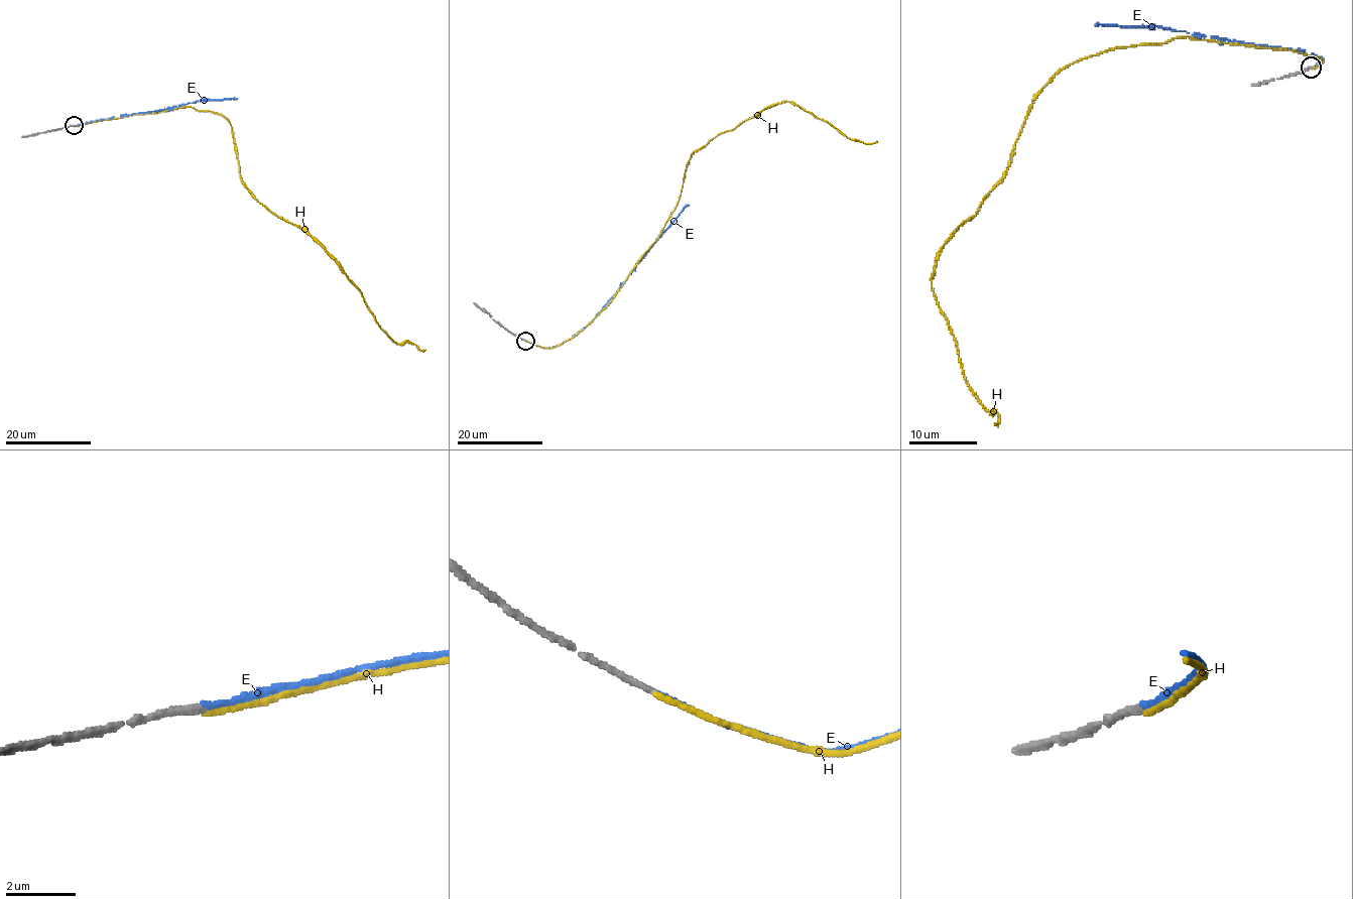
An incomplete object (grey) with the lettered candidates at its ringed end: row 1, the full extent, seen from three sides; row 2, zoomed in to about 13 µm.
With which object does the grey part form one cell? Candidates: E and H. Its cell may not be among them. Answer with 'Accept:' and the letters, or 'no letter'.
Accept: E

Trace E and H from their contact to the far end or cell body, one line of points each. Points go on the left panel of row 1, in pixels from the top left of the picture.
E: (74, 126), (203, 99), (237, 98)
H: (74, 126), (183, 106), (226, 118), (249, 193), (313, 238), (395, 342), (425, 350)

